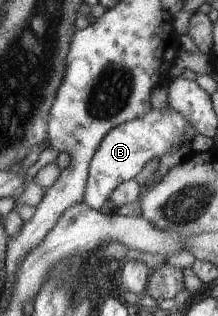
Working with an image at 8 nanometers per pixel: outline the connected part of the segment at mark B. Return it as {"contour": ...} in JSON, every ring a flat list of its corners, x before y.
{"contour":[[169,106,164,112,151,108,138,119,114,126,99,141,89,161,82,201,92,209,99,210,116,184,135,176,151,157,163,155,173,146,177,146,182,138,190,142,192,136,193,132,187,119]]}

